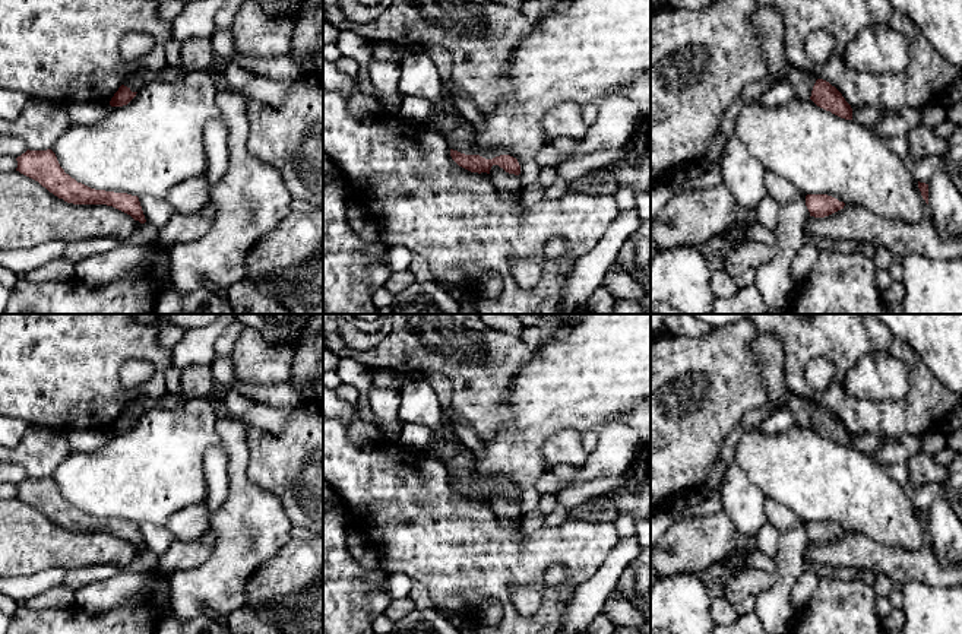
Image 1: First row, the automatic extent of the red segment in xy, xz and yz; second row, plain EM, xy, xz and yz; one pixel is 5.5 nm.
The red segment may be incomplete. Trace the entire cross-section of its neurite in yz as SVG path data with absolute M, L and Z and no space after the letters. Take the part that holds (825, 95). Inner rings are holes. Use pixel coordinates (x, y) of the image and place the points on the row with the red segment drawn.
M788 61L784 67L784 79L794 86L798 98L810 98L817 107L841 118L852 120L851 105L829 82L819 79L810 72L792 67Z

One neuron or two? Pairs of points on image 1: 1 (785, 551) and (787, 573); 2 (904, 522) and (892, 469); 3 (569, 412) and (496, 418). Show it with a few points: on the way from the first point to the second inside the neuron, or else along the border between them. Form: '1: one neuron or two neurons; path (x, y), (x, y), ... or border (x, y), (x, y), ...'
1: one neuron; path (787, 557), (787, 567)
2: two neurons; border (882, 466), (911, 498)
3: two neurons; border (513, 382), (506, 398), (513, 419), (489, 440)

